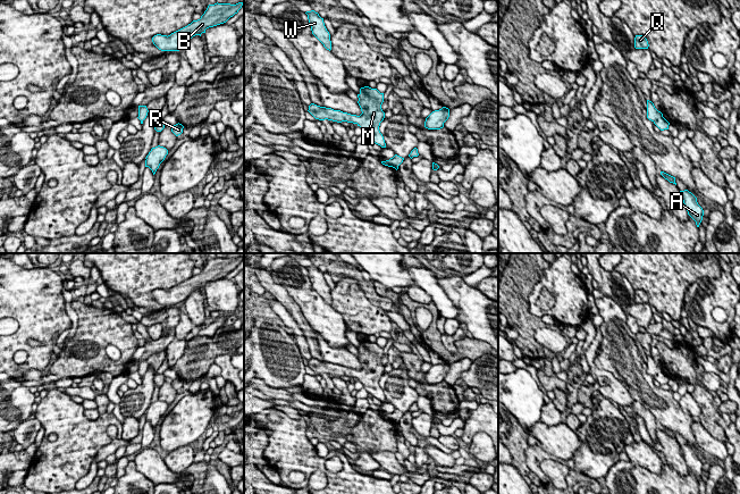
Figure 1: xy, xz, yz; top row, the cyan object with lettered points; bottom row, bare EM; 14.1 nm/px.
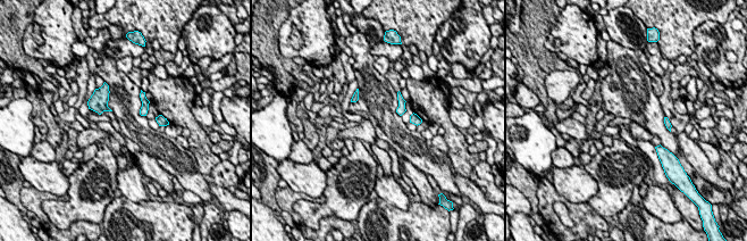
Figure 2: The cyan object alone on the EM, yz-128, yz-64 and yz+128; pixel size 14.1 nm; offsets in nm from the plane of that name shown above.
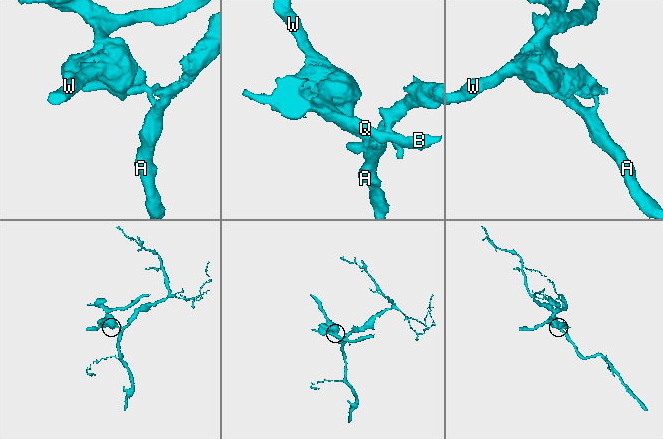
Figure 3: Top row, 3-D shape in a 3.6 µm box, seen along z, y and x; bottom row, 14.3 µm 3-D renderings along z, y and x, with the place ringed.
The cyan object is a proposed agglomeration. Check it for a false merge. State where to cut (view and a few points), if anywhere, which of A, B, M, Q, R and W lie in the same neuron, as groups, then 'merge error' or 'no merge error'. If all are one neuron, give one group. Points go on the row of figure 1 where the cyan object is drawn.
cut in yz along (662, 116), (654, 122); A R / B M Q W; merge error

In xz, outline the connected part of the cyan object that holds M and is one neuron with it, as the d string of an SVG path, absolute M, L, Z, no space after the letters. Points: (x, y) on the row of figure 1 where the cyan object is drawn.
M364 86L360 89L358 98L358 103L362 111L360 116L320 107L314 103L309 106L308 111L319 120L328 119L337 123L347 122L356 124L362 128L363 134L368 139L381 148L386 148L384 136L379 131L380 123L385 118L385 112L381 109L384 93L380 93L377 89Z

